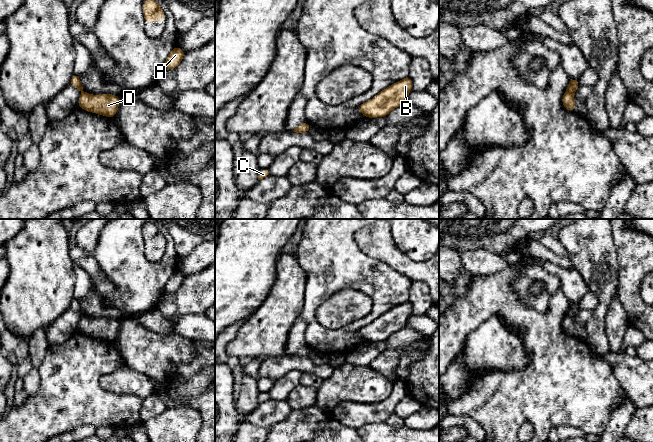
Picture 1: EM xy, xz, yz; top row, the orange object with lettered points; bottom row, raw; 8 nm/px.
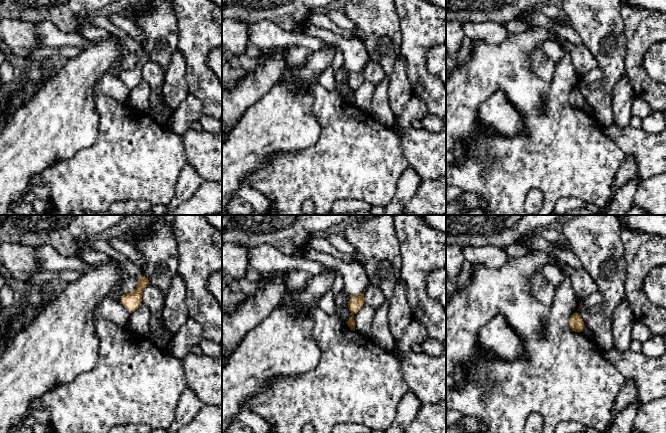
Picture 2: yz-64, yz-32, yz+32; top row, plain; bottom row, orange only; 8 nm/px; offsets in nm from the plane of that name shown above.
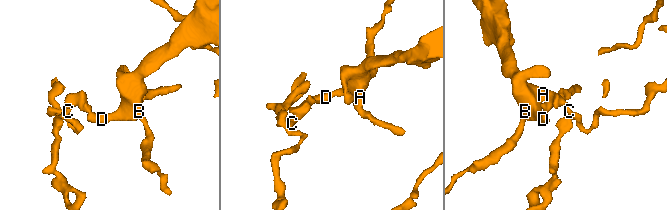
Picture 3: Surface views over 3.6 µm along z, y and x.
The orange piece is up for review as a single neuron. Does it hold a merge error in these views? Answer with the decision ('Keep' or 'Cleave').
Cleave

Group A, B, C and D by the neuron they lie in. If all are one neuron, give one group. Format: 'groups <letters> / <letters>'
groups A B D / C

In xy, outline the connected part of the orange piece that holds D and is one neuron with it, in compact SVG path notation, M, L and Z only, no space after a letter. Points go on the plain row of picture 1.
M82 315L78 324L78 332L102 340L115 341L120 328L120 322L114 318L92 319Z

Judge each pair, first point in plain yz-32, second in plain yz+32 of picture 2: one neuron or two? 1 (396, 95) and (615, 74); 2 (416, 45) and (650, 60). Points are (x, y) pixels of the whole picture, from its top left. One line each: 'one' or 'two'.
1: two
2: two

